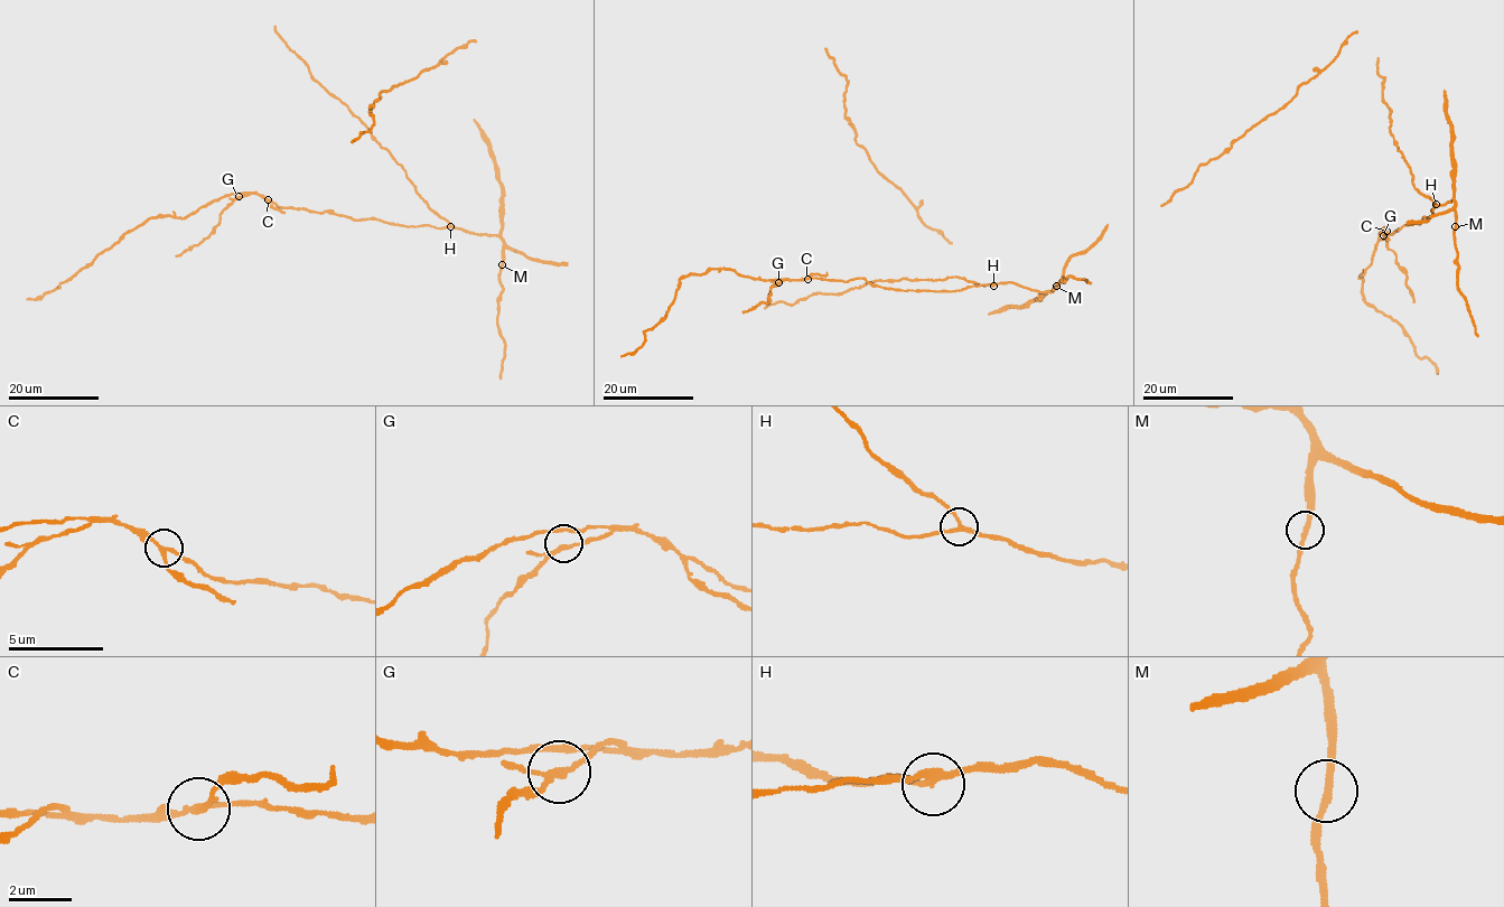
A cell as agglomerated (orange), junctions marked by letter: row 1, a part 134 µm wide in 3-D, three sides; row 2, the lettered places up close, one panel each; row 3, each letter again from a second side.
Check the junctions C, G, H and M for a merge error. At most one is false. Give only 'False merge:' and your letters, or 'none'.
False merge: C

